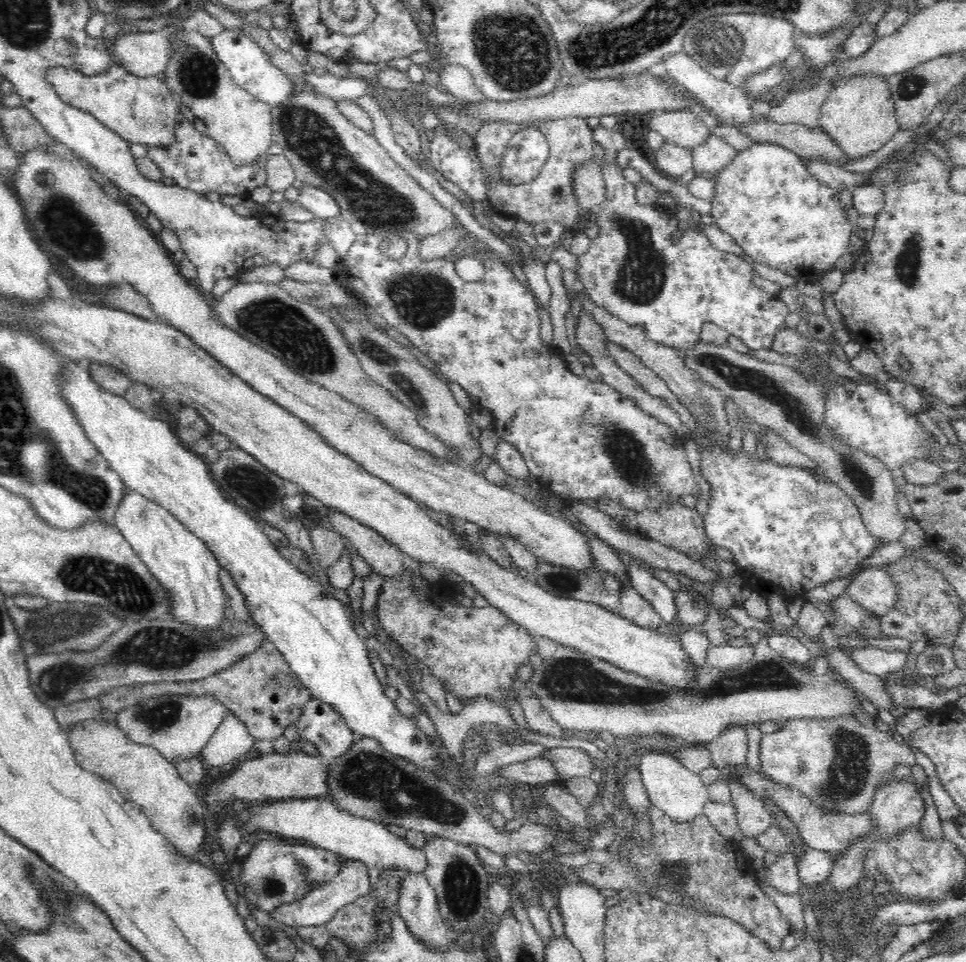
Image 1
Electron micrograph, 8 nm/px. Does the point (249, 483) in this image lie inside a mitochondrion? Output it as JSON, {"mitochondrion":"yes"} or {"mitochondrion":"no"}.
{"mitochondrion":"yes"}

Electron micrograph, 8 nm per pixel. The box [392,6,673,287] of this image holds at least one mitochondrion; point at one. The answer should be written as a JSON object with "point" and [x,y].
{"point":[515,50]}

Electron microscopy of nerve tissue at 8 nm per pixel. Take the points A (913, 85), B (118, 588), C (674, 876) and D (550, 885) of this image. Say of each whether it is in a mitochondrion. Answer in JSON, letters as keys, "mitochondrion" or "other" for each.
{"A":"mitochondrion","B":"mitochondrion","C":"mitochondrion","D":"other"}

